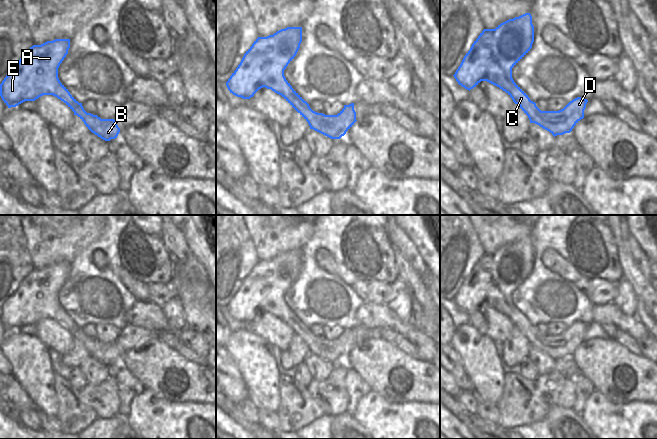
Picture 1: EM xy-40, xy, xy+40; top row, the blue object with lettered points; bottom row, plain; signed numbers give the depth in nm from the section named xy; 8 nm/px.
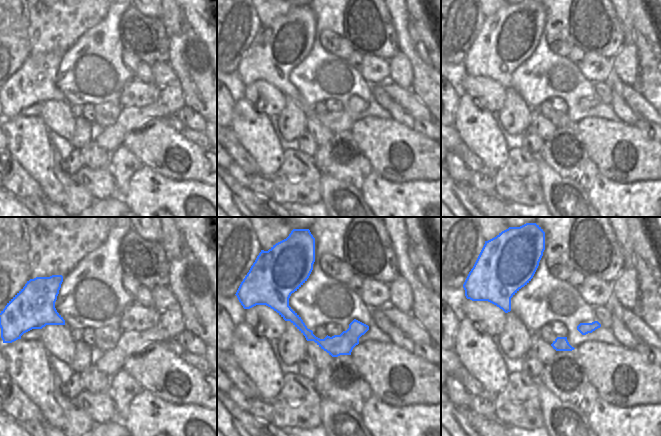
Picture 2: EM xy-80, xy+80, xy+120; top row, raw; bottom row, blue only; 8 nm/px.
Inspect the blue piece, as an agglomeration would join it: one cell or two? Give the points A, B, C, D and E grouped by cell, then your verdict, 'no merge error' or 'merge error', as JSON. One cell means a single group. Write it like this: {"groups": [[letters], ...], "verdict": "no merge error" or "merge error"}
{"groups": [["A", "B", "C", "D", "E"]], "verdict": "no merge error"}

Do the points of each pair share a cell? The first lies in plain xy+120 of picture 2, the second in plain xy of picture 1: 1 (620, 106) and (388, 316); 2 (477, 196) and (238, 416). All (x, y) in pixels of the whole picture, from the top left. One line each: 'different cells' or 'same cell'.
1: different cells
2: same cell

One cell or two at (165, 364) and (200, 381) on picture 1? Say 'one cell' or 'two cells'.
one cell

